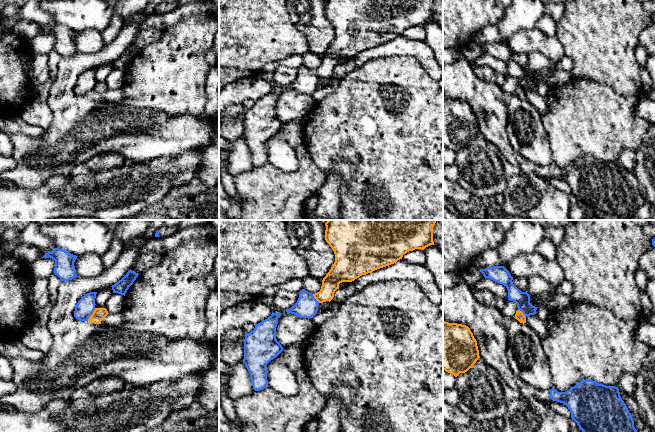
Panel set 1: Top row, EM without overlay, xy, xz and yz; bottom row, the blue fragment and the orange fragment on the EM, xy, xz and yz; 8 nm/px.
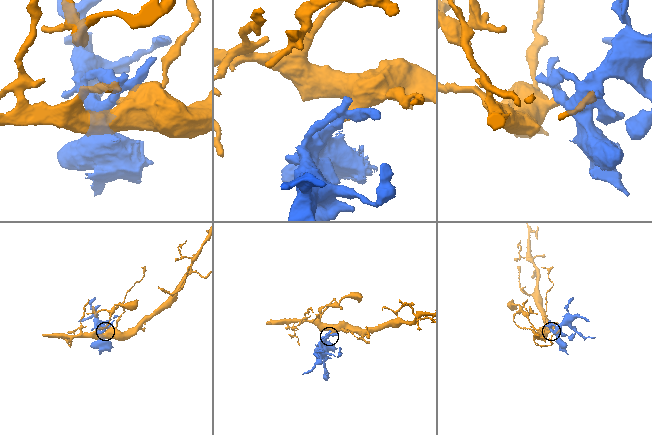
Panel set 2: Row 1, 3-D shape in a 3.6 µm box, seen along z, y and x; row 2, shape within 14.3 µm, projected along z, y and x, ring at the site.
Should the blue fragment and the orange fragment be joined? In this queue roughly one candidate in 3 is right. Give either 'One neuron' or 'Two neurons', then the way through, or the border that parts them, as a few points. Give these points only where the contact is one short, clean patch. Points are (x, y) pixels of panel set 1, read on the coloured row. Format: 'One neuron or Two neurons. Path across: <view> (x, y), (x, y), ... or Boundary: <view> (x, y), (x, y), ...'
Two neurons. Boundary: xy (95, 308), (87, 320)

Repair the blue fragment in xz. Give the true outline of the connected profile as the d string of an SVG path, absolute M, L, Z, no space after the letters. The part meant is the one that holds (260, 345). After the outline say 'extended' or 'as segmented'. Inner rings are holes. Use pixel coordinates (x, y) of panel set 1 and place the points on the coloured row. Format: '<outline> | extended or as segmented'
M273 313L255 325L250 333L245 334L244 359L255 391L268 387L267 364L282 351L282 345L276 339L276 327L280 313Z | as segmented

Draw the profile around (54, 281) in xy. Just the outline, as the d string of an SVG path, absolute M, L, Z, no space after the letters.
M55 274L52 275L48 279L48 290L49 290L49 301L54 305L58 298L58 287L61 283L60 278Z

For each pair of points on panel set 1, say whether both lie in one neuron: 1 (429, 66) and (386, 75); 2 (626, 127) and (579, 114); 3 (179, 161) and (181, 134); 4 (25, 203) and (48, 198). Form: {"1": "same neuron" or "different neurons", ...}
{"1": "different neurons", "2": "same neuron", "3": "different neurons", "4": "same neuron"}

